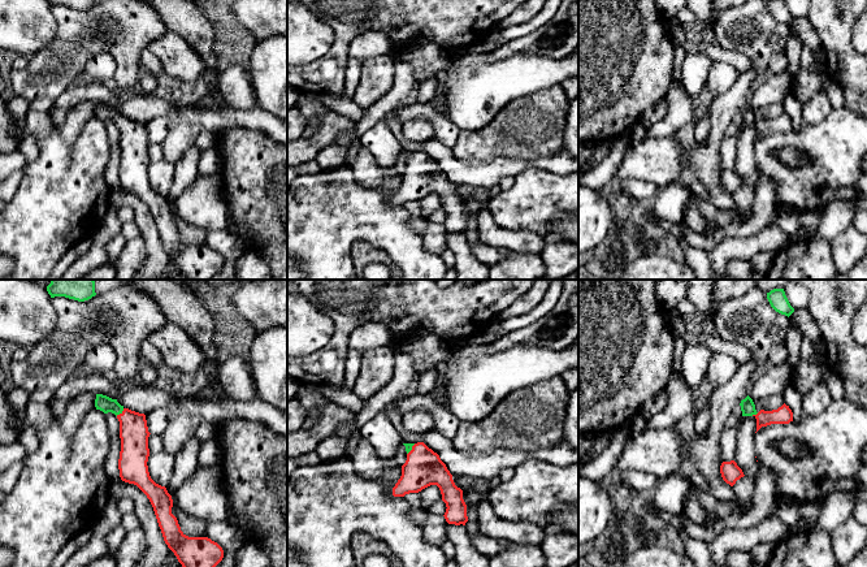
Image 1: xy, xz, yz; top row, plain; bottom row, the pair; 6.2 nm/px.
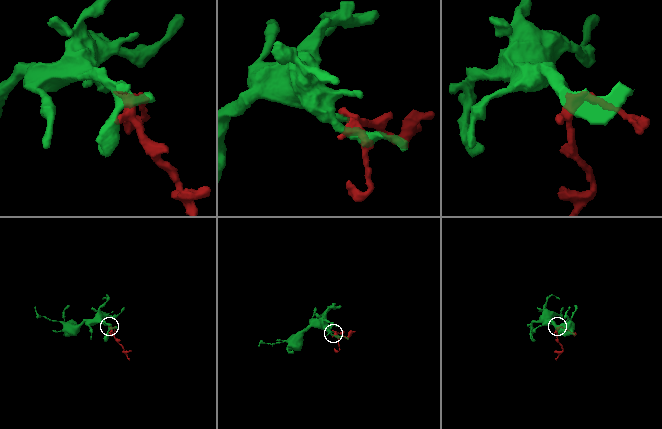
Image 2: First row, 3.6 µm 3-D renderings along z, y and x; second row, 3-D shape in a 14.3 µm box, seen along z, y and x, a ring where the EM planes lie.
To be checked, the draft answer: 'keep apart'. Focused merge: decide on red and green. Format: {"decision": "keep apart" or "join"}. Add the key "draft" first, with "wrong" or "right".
{"draft": "wrong", "decision": "join"}

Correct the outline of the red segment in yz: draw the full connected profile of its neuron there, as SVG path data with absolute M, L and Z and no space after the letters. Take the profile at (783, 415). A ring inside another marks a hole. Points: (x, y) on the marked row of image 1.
M747 395L740 403L742 416L754 416L757 419L757 432L762 427L767 427L771 424L789 424L793 421L793 412L785 403L779 407L777 410L764 411L760 410L759 412L755 410L755 404L753 399Z

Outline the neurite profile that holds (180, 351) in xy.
M166 323L147 339L162 352L166 367L182 373L196 372L208 363L203 350L174 324Z

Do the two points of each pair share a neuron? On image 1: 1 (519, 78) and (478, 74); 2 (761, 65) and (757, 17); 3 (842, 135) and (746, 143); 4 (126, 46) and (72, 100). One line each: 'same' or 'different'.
1: same
2: same
3: different
4: different

